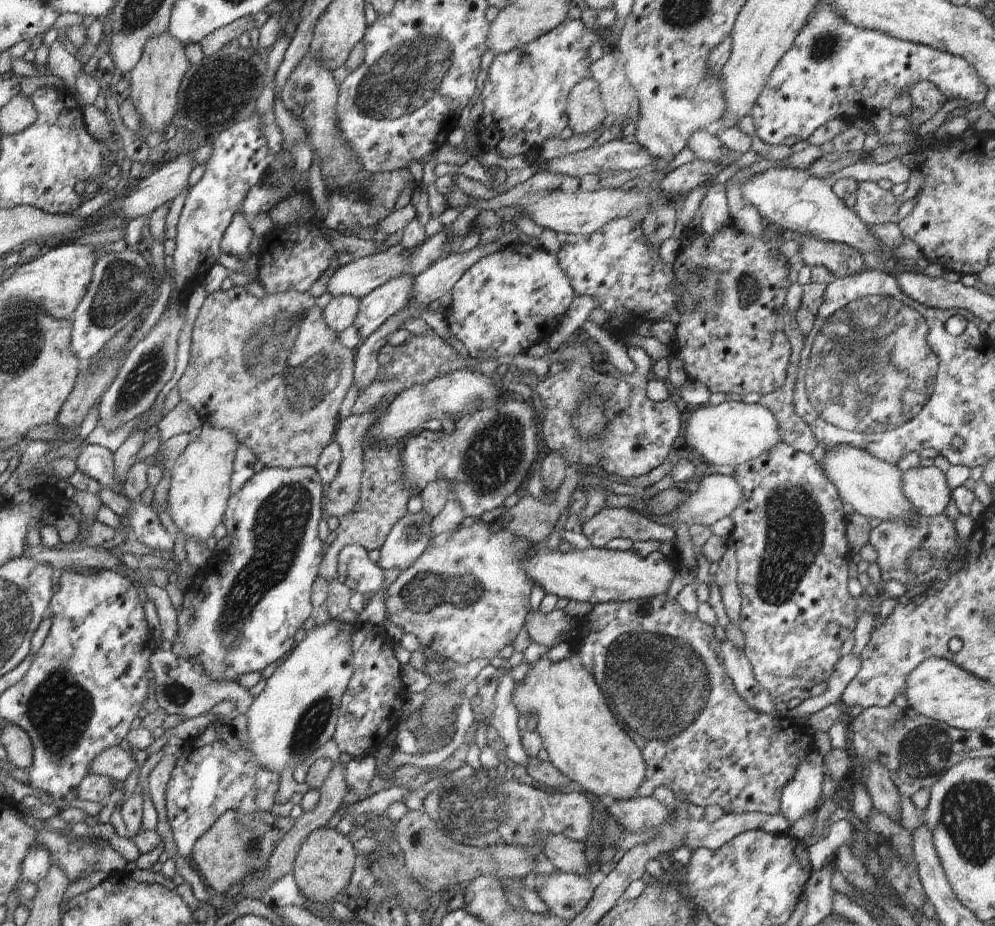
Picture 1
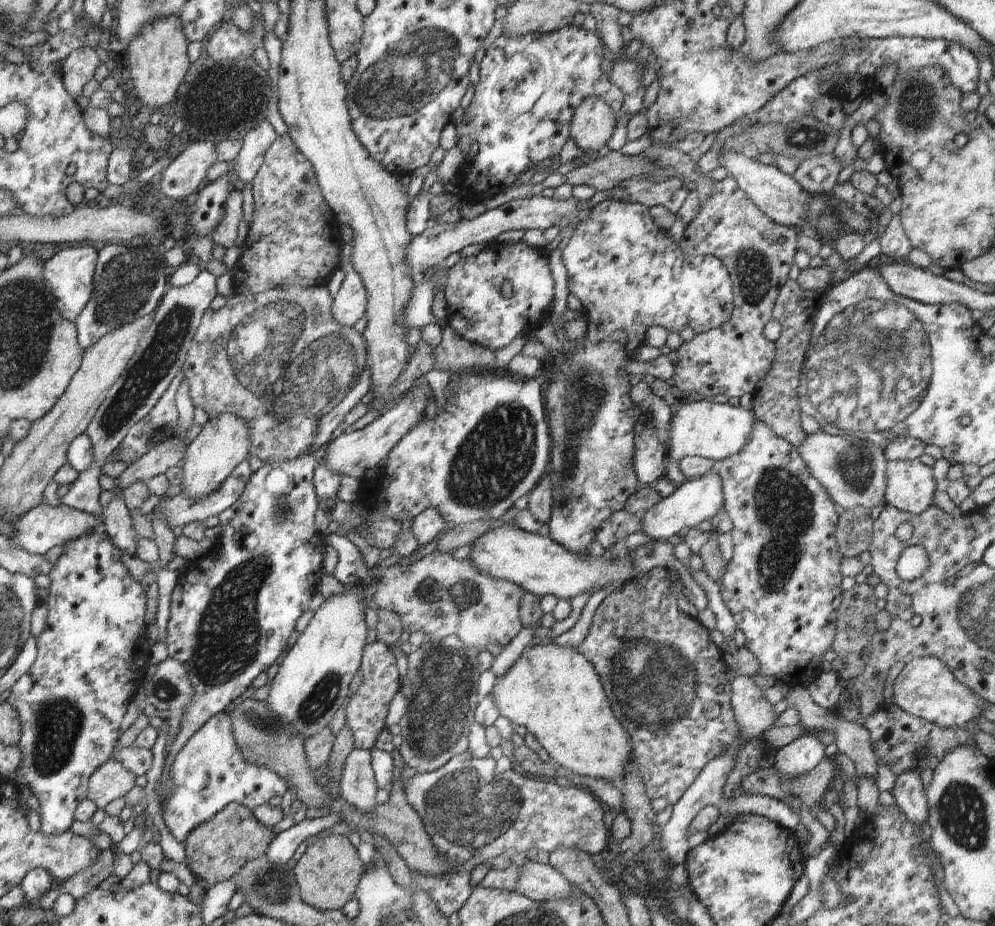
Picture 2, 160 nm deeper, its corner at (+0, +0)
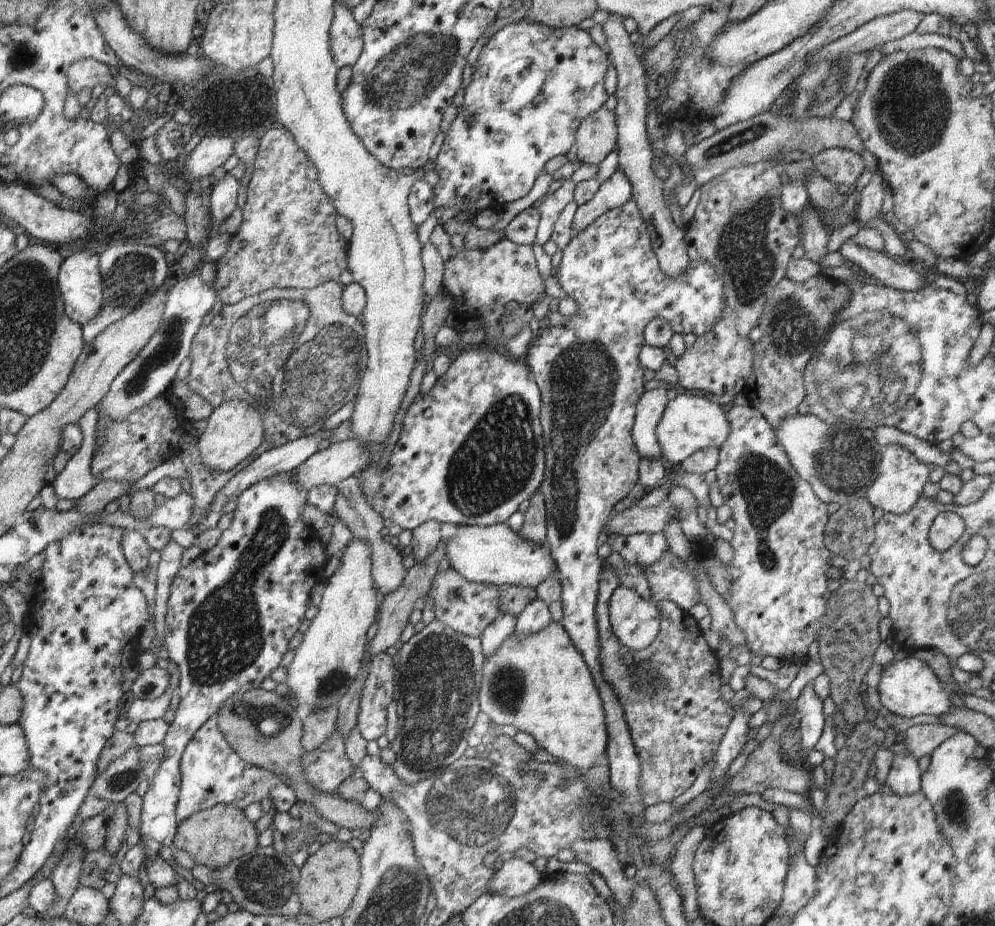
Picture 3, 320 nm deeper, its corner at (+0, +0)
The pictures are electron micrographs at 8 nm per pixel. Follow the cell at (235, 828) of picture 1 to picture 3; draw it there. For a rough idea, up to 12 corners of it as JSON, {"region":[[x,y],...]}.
{"region":[[218,804],[179,822],[172,847],[218,870],[254,852],[255,824]]}

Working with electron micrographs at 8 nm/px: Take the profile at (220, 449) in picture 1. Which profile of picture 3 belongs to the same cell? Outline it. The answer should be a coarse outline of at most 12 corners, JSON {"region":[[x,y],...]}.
{"region":[[246,402],[213,410],[197,439],[210,472],[236,470],[262,444],[262,416]]}

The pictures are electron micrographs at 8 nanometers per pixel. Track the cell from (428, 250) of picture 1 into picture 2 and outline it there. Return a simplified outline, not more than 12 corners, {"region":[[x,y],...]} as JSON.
{"region":[[535,195],[438,222],[406,251],[414,277],[504,231],[578,224],[588,202]]}

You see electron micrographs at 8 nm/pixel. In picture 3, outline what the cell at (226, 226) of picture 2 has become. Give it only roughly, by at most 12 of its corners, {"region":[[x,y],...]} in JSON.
{"region":[[219,173],[212,190],[211,226],[223,231],[237,208],[241,184],[231,173]]}

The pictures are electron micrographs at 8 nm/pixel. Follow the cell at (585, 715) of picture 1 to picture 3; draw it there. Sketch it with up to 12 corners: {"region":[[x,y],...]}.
{"region":[[559,623],[508,636],[477,699],[586,772],[606,761],[604,702]]}

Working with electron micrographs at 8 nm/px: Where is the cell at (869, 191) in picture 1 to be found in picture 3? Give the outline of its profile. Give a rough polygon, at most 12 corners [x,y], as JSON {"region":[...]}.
{"region":[[824,150],[811,160],[836,186],[854,187],[865,170],[860,154]]}

